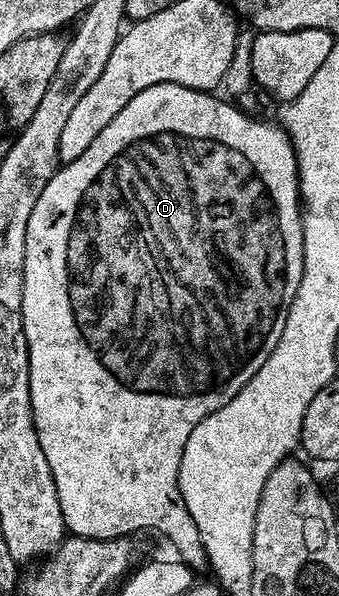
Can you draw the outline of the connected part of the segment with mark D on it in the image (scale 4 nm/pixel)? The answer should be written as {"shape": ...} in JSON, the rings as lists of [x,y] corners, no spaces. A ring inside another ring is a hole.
{"shape":[[[155,84],[142,94],[134,94],[130,102],[118,113],[118,118],[86,146],[82,158],[74,158],[74,162],[63,165],[46,182],[46,190],[38,198],[34,210],[30,214],[30,222],[26,226],[26,262],[24,263],[24,289],[22,290],[22,318],[24,333],[28,339],[28,357],[30,358],[30,402],[32,417],[38,434],[38,442],[42,446],[42,454],[46,454],[46,462],[50,462],[50,474],[54,474],[54,486],[58,490],[58,502],[62,506],[65,529],[71,535],[85,536],[95,540],[113,540],[119,536],[132,536],[136,532],[144,532],[153,528],[161,532],[176,547],[175,555],[193,570],[208,568],[208,555],[202,544],[202,534],[198,534],[198,526],[194,526],[194,518],[190,518],[190,510],[186,510],[186,502],[180,493],[178,470],[182,462],[182,450],[186,450],[186,438],[194,431],[194,426],[202,422],[214,410],[226,406],[254,374],[270,358],[274,346],[278,346],[278,338],[282,338],[282,326],[286,326],[286,314],[290,310],[290,302],[294,302],[294,294],[298,290],[298,282],[302,282],[302,266],[304,265],[304,222],[302,219],[302,197],[300,194],[300,171],[296,165],[296,151],[292,149],[292,139],[283,127],[275,123],[267,124],[264,120],[255,120],[255,115],[243,112],[235,103],[227,104],[219,100],[216,94],[199,88],[187,88],[177,84]]]}

